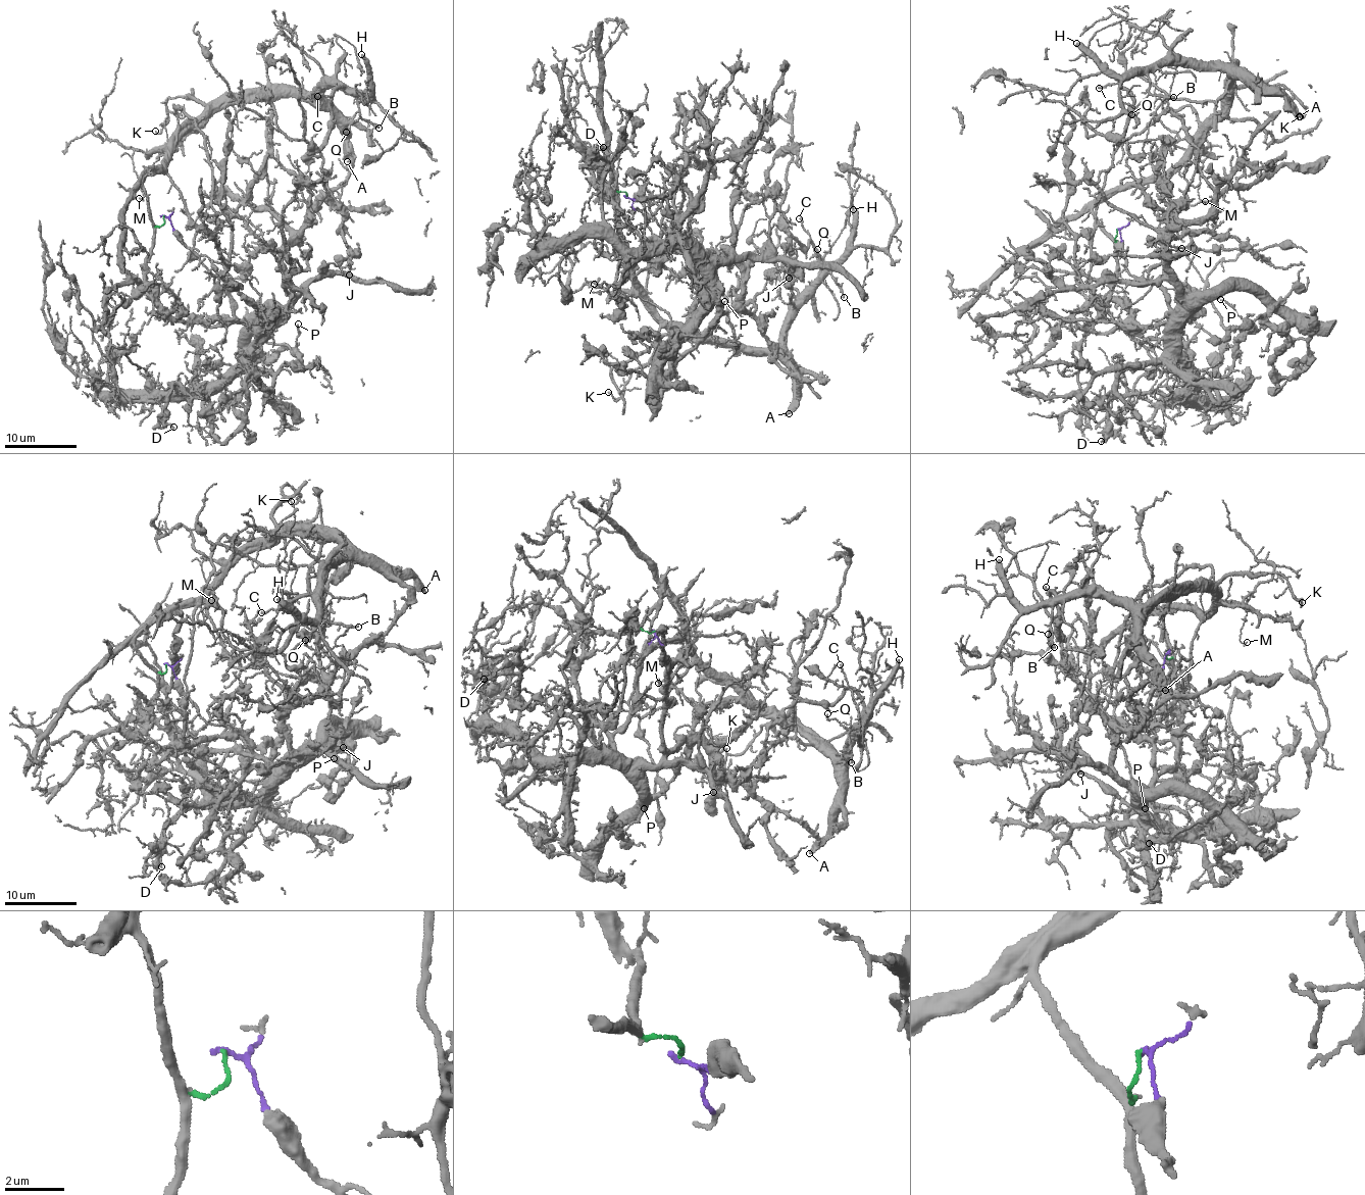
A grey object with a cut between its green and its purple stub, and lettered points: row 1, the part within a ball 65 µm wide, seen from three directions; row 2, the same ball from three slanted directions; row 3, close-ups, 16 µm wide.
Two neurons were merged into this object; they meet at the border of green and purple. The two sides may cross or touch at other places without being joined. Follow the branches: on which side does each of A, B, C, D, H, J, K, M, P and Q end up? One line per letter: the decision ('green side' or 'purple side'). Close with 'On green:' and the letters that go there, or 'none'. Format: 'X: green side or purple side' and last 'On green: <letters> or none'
A: green side
B: green side
C: green side
D: purple side
H: green side
J: purple side
K: green side
M: green side
P: purple side
Q: green side
On green: A, B, C, H, K, M, Q

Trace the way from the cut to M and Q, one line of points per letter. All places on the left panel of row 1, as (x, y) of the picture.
M: (164, 216), (154, 225), (142, 184), (149, 172), (160, 172), (167, 148), (133, 153), (140, 198)
Q: (164, 216), (160, 227), (152, 220), (142, 183), (183, 135), (228, 105), (343, 85), (359, 115), (347, 132)

